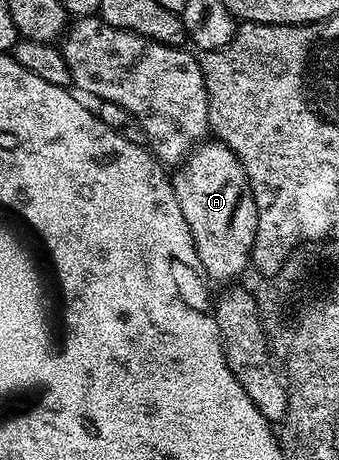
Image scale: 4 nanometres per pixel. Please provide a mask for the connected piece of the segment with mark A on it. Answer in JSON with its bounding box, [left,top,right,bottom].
[171,138,258,281]

